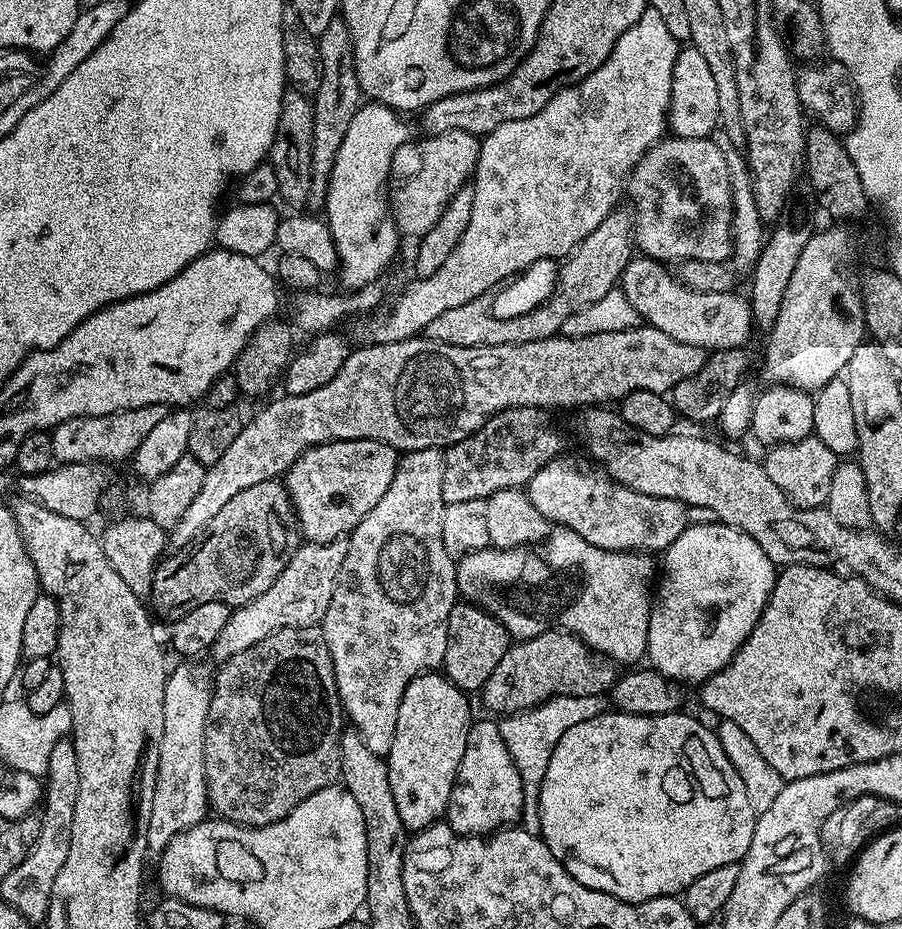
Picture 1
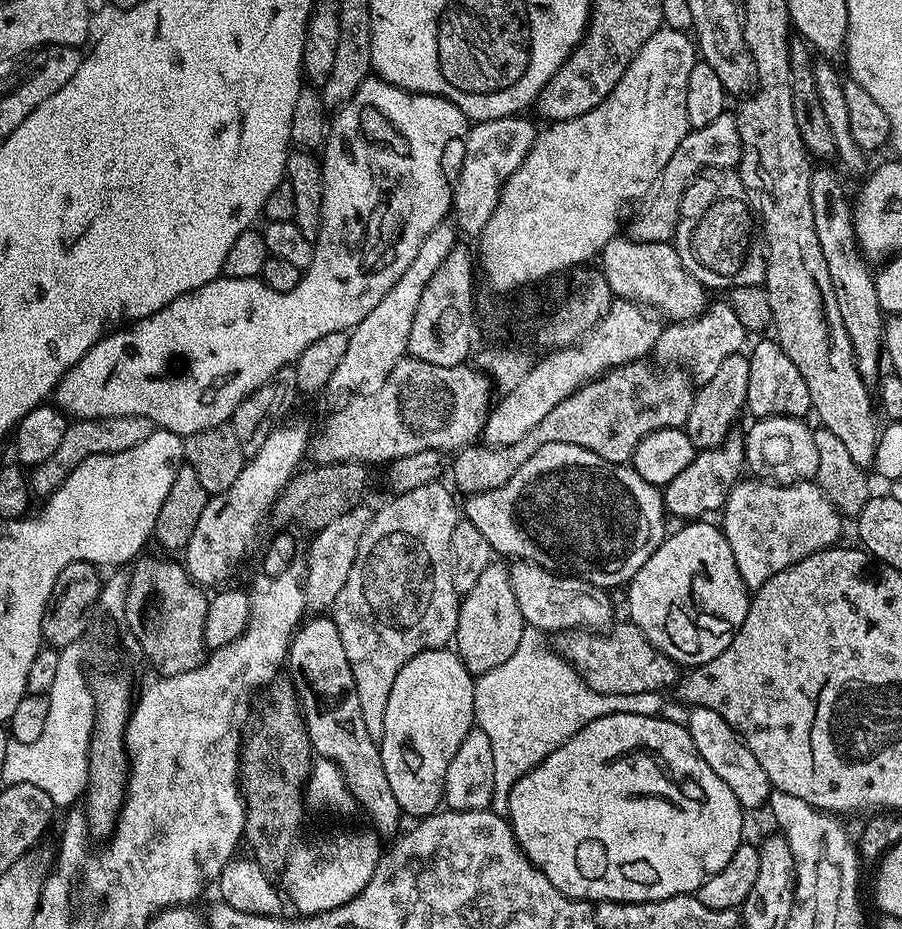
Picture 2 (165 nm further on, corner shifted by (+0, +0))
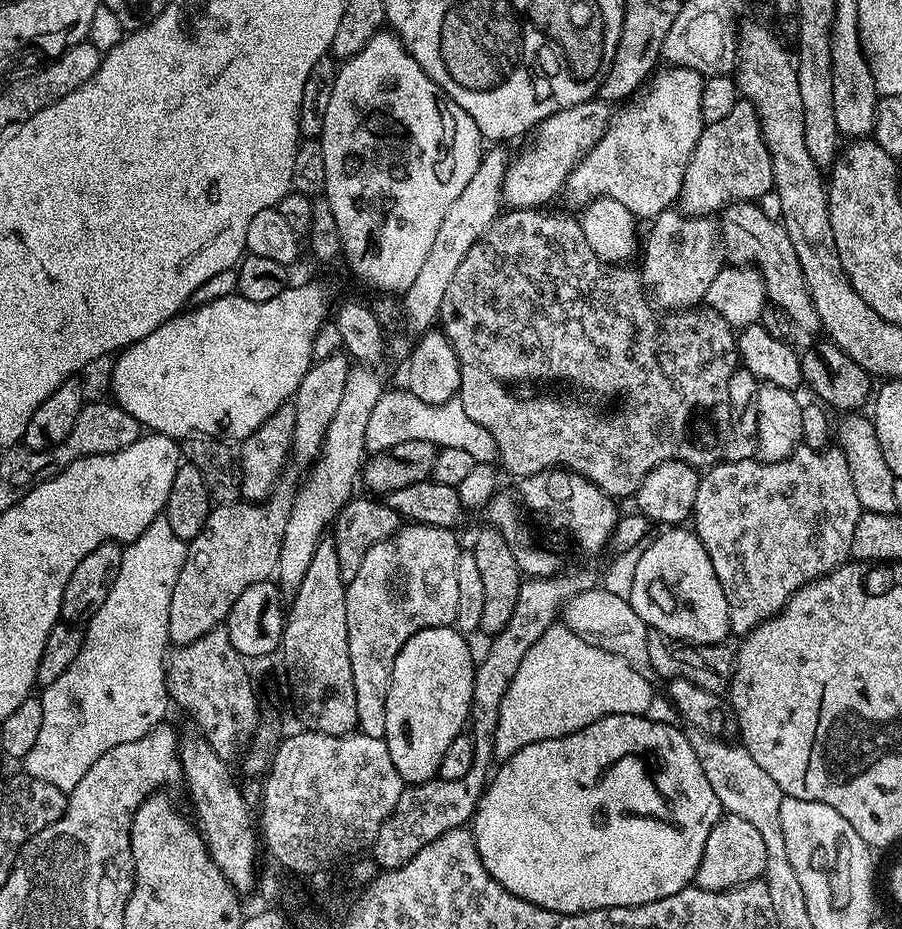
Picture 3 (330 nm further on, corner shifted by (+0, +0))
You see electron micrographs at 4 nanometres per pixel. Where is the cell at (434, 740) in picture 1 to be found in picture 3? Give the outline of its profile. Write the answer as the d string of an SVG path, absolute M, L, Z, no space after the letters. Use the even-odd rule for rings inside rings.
M452 626L447 628L427 628L411 636L406 642L406 646L402 646L402 650L398 650L398 658L394 658L394 674L390 674L390 690L386 694L386 734L383 740L390 750L390 762L394 762L394 770L403 778L405 785L425 784L427 780L433 779L439 773L442 766L442 758L446 755L450 742L454 742L454 738L461 736L469 723L473 706L472 695L474 694L477 661L474 656L472 660L472 648L464 640L467 640L465 633Z

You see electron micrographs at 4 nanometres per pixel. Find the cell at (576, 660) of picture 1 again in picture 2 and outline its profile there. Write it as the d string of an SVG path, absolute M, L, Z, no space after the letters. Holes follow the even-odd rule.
M617 623L607 634L600 630L555 633L555 651L571 664L589 686L602 694L663 693L664 688L675 689L682 675L681 669L670 657L662 654L662 650L653 646L636 624L623 623Z

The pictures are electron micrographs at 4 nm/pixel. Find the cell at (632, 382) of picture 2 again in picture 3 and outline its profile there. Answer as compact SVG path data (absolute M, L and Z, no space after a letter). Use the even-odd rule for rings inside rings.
M514 208L497 216L494 223L486 230L486 234L482 234L480 241L474 246L470 246L466 258L462 258L462 266L458 266L458 271L454 273L454 279L450 281L450 287L447 288L445 296L442 297L438 328L439 331L446 334L450 346L454 346L454 354L458 354L458 366L460 367L460 390L458 397L462 402L464 410L466 410L474 422L478 422L479 426L485 427L493 435L499 452L499 463L504 463L513 472L513 477L516 478L533 476L548 469L568 469L571 472L576 472L578 475L585 476L596 488L600 488L608 496L613 498L628 496L628 498L632 498L635 497L638 486L642 486L642 478L646 478L646 474L650 474L650 470L654 470L654 466L662 466L662 462L677 460L678 462L686 462L697 470L711 468L713 464L721 459L724 451L724 441L730 435L730 425L734 420L734 408L730 403L730 378L736 373L738 367L737 333L728 325L728 320L722 318L717 312L713 312L707 306L697 306L683 310L657 310L644 287L641 273L637 269L635 272L634 269L628 268L632 266L607 264L605 260L598 258L598 254L594 254L594 250L590 250L590 245L586 243L586 234L582 234L582 226L575 215L567 216L564 212L548 211L552 210L545 210L544 208Z

